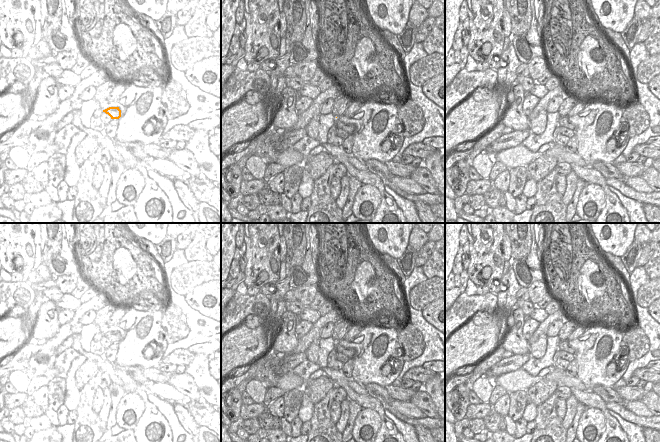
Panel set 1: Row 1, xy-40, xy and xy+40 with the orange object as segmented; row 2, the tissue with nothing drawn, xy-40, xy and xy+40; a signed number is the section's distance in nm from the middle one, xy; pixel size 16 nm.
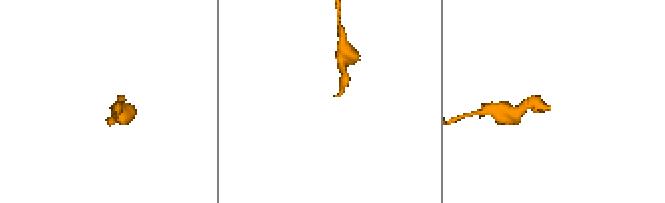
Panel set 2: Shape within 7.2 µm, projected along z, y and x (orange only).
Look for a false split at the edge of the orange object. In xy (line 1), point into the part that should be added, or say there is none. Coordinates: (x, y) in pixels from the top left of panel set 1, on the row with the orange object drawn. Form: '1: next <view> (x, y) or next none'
1: next none

